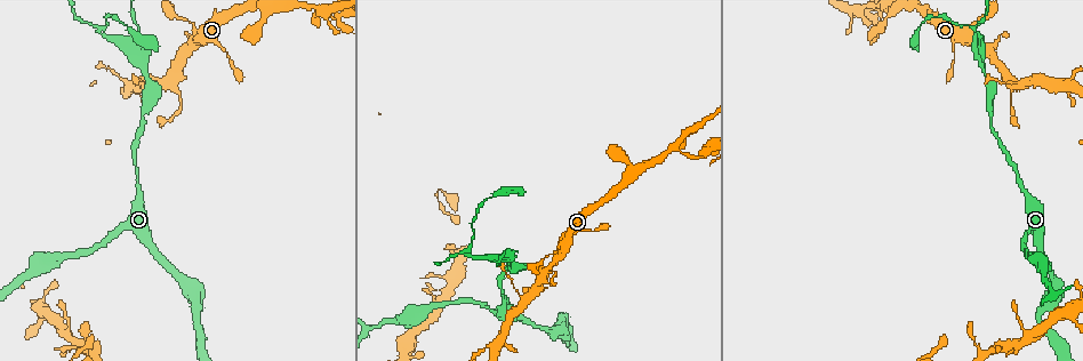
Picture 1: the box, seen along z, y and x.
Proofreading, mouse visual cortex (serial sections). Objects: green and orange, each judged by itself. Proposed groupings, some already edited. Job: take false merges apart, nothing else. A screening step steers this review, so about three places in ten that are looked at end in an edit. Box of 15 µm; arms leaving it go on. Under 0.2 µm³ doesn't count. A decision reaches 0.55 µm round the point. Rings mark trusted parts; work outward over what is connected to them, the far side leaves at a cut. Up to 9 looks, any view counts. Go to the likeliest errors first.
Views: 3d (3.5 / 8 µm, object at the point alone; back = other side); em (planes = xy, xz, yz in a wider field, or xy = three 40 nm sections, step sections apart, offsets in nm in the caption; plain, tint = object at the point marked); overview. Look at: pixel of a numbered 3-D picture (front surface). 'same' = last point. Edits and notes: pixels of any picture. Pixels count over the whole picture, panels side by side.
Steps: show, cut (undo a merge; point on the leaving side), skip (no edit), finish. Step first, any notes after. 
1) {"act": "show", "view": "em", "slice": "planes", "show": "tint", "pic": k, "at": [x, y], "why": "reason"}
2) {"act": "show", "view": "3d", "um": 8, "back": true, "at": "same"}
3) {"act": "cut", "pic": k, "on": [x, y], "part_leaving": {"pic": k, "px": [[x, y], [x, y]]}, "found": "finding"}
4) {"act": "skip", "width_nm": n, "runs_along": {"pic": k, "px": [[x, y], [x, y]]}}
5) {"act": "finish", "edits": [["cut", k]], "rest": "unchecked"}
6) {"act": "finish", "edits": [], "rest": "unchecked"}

{"act": "show", "view": "3d", "um": 8, "pic": 1, "at": [873, 23], "why": "abrupt turn"}

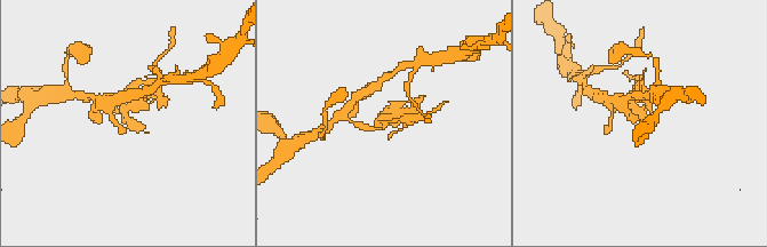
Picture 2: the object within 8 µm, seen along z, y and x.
{"act": "show", "view": "3d", "um": 3.5, "back": true, "pic": 2, "at": [127, 117], "why": "zoom in"}

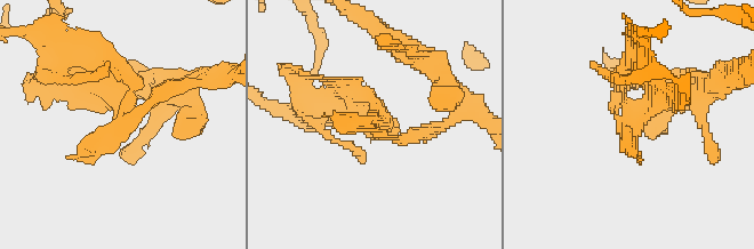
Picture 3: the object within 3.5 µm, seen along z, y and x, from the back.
{"act": "show", "view": "em", "slice": "xy", "step": 2, "show": "tint", "pic": 3, "at": [376, 130], "why": "need the tissue"}

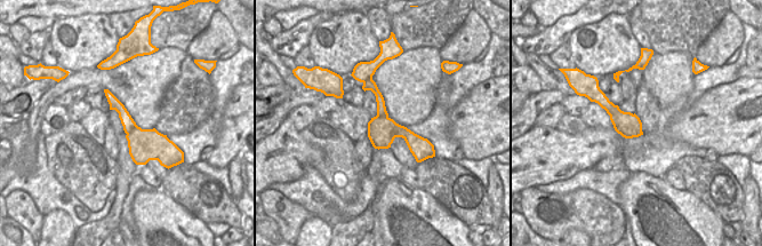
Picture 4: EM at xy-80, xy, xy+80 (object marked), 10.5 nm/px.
{"act": "cut", "pic": 3, "on": [110, 91], "part_leaving": {"pic": 3, "px": [[631, 125], [655, 87], [625, 55]]}, "found": "two cells meet here"}

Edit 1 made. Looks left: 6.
{"act": "show", "view": "overview", "why": "redraw"}

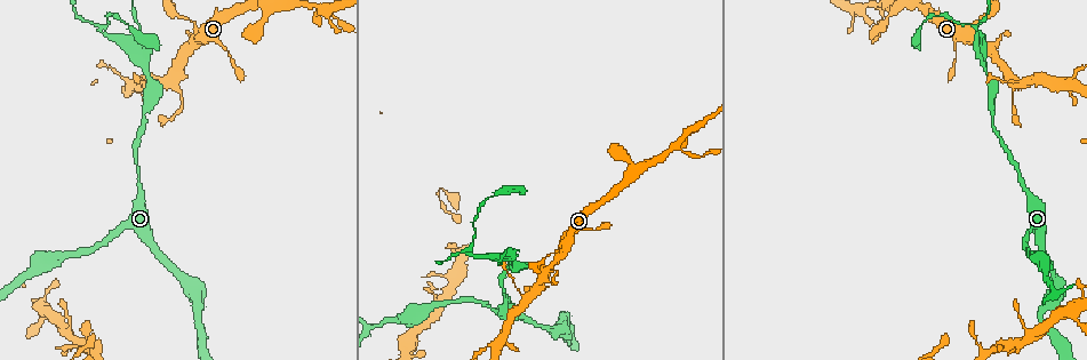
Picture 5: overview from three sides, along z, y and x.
{"act": "show", "view": "3d", "um": 3.5, "back": true, "pic": 5, "at": [144, 51], "why": "two arms in line, one across"}

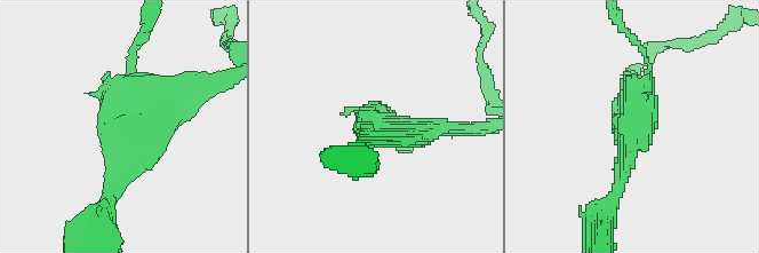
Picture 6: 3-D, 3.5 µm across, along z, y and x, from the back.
{"act": "show", "view": "em", "slice": "xy", "step": 3, "show": "tint", "pic": 6, "at": [373, 130], "arms": 3, "arm_widths_nm": [150, 200, 300], "why": "need the tissue"}

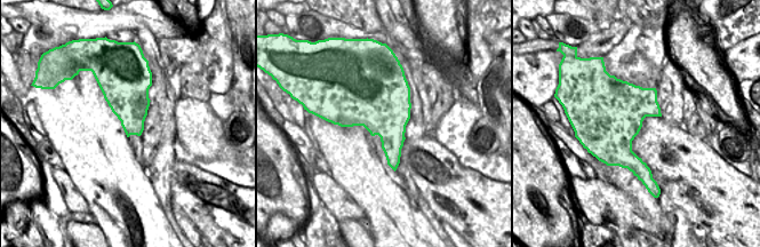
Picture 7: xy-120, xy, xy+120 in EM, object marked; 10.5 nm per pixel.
{"act": "skip", "runs_along": {"pic": 6, "px": [[109, 197], [112, 134], [182, 92]]}, "found": "all the same cell"}

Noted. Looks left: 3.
{"act": "show", "view": "3d", "um": 3.5, "pic": 5, "at": [975, 28], "why": "a fork"}

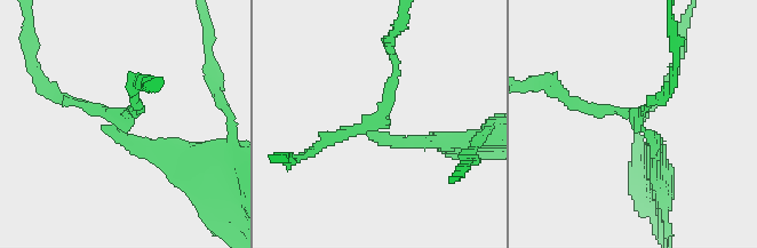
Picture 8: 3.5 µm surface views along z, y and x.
{"act": "show", "view": "em", "slice": "planes", "show": "tint", "pic": 8, "at": [372, 123], "arms": 3, "arm_widths_nm": [150, 150, 250], "why": "now the EM"}

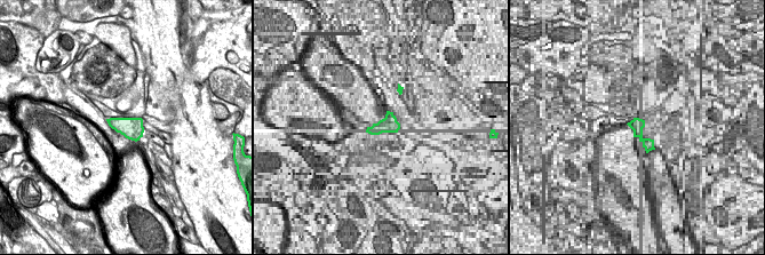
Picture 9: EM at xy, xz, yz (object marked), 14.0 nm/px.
{"act": "cut", "pic": 8, "on": [332, 136], "part_leaving": {"pic": 8, "px": [[374, 124], [395, 74], [391, 37]]}, "found": "a second cell is stuck on"}

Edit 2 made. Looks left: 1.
{"act": "finish", "edits": [["cut", 3], ["cut", 8]], "rest": "unchecked"}

